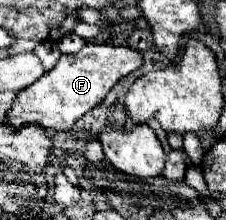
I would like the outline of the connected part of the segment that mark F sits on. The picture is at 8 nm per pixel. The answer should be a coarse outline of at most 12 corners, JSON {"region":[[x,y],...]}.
{"region":[[85,44],[17,92],[19,128],[53,132],[97,106],[143,58]]}

